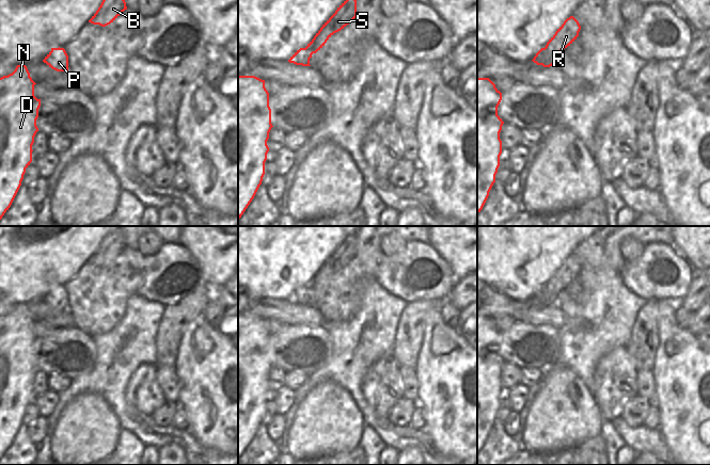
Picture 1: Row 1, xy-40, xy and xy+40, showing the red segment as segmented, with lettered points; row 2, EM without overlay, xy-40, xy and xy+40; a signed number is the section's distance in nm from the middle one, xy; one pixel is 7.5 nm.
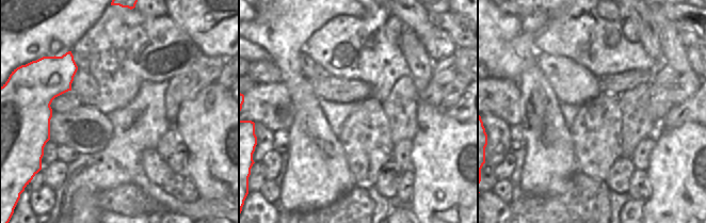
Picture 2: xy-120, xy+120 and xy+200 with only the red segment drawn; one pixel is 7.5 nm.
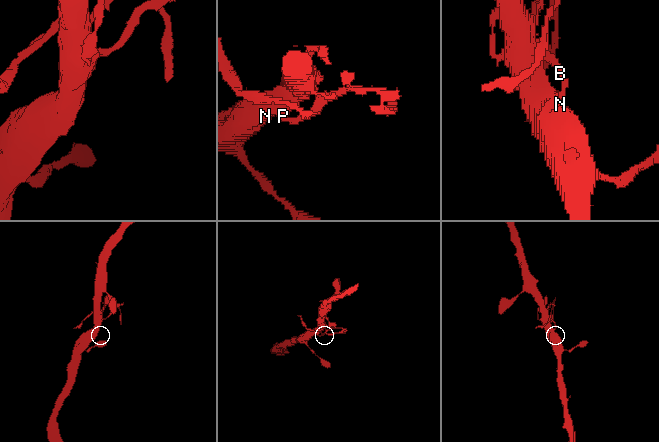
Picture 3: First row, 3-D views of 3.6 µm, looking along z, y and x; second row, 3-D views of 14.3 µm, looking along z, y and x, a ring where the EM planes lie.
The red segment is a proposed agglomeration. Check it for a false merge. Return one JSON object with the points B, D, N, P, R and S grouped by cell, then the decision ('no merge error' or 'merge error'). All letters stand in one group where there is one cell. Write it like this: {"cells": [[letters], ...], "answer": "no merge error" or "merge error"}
{"cells": [["B", "R", "S"], ["D", "N", "P"]], "answer": "merge error"}

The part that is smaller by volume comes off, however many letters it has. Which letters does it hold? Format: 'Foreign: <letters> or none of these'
Foreign: B, R, S

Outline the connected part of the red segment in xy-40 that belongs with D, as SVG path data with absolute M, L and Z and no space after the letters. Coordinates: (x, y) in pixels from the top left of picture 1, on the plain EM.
M26 304L0 317L0 459L11 446L23 418L26 407L32 401L32 384L38 370L36 358L41 338L34 335L36 322Z

